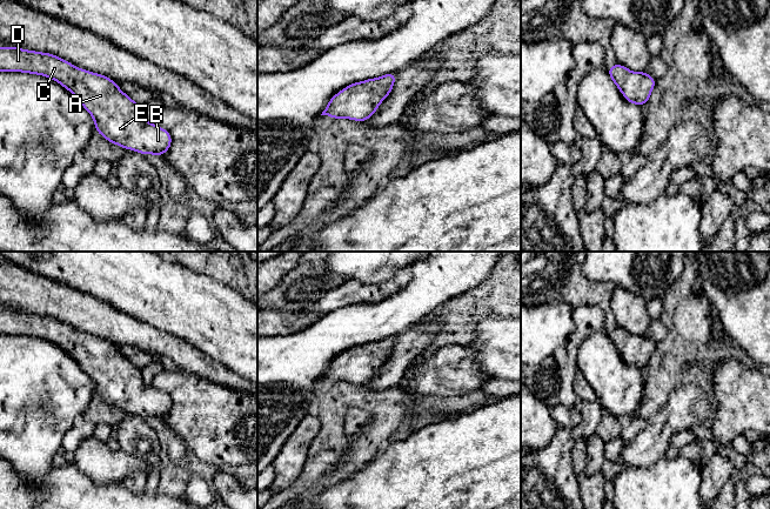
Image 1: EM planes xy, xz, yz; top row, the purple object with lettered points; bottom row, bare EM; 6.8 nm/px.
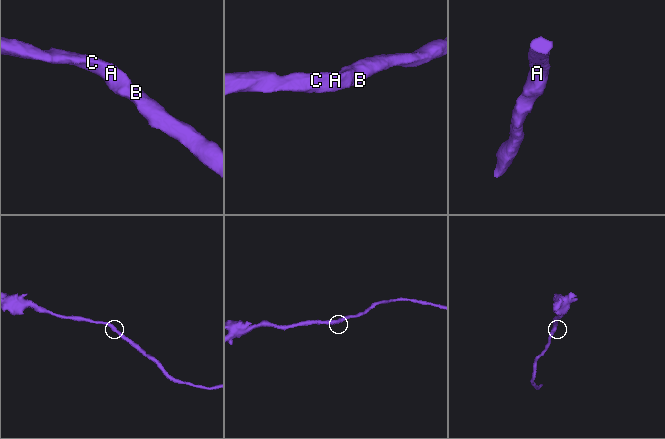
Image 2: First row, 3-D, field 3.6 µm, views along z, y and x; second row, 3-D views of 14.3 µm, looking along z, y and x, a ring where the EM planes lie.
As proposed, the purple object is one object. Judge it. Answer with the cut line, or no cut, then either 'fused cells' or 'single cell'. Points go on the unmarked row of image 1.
no cut | single cell

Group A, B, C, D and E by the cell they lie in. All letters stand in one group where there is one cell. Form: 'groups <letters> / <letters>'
groups A B C D E

